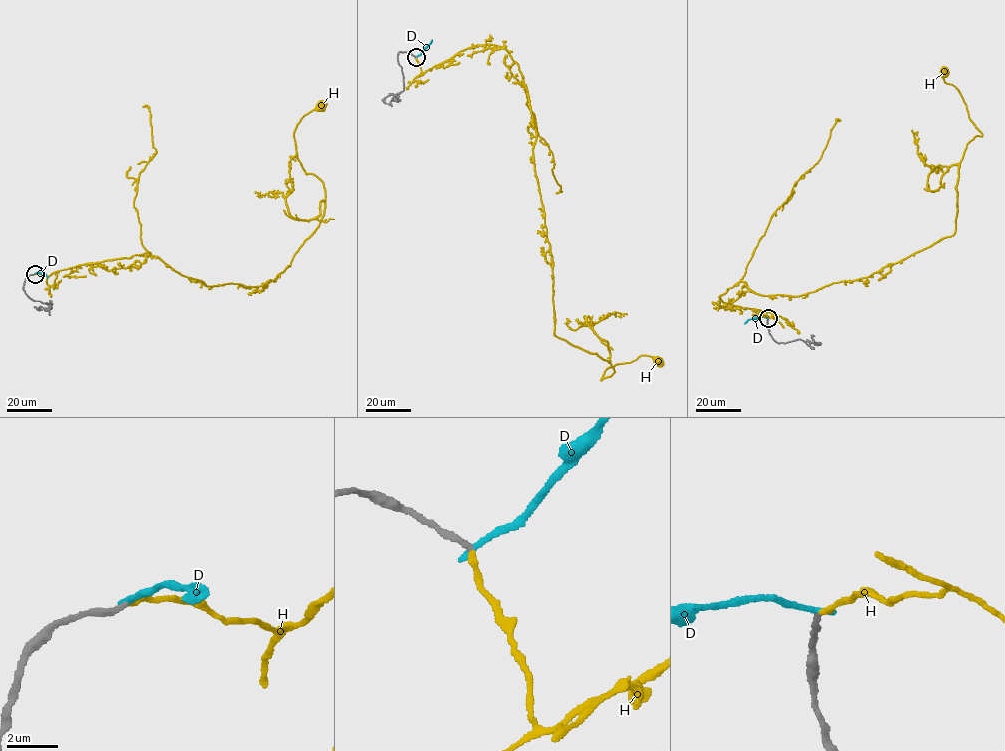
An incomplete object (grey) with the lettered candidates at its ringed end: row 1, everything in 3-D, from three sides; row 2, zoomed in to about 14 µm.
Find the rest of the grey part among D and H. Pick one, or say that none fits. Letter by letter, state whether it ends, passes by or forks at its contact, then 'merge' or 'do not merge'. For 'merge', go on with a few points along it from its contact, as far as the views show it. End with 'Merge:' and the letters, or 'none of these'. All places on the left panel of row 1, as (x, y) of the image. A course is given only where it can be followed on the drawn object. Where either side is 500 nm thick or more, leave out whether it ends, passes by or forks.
D: it ends; do not merge
H: it ends; merge; course (35, 274), (148, 252), (211, 286), (275, 280), (323, 213), (323, 183), (306, 174), (294, 135), (321, 106)
Merge: H

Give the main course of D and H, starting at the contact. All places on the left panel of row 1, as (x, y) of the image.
D: (35, 274), (42, 272), (47, 278)
H: (35, 274), (148, 252), (211, 286), (275, 280), (323, 213), (323, 183), (306, 174), (294, 135), (321, 106)

